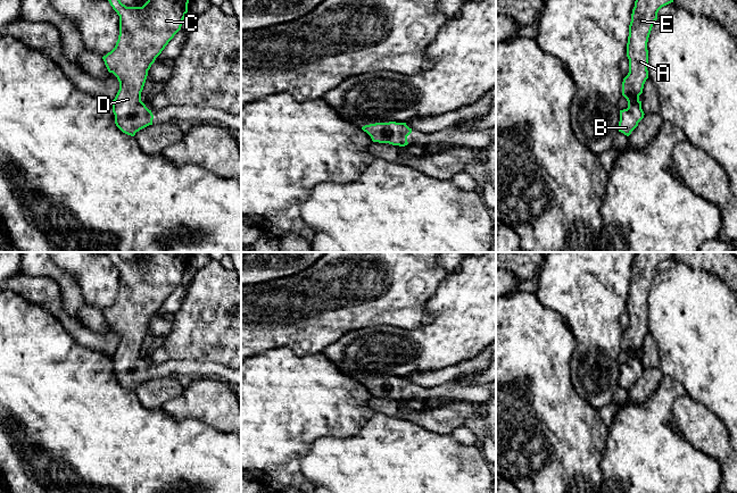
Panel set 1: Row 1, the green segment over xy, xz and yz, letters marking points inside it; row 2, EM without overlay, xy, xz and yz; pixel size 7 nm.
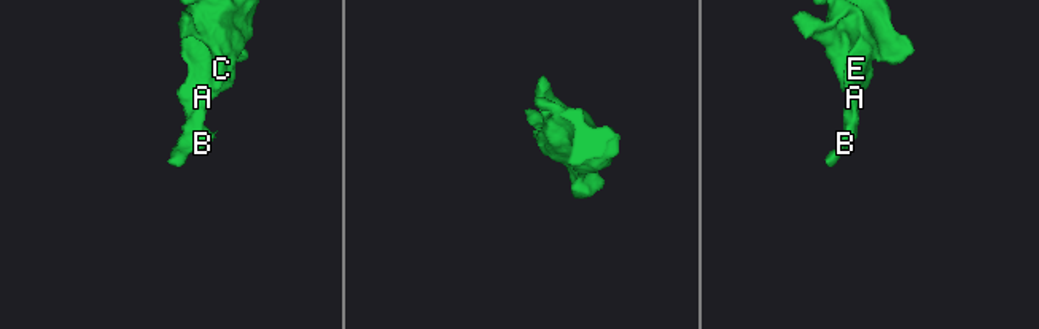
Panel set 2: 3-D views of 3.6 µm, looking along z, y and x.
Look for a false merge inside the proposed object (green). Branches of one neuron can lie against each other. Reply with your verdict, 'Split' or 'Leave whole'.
Leave whole

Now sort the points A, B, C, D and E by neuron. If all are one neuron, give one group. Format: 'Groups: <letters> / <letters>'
Groups: A B C D E

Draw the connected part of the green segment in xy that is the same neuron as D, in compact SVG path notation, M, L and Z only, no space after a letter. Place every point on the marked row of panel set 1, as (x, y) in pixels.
M121 0L108 1L119 16L116 45L102 57L108 72L119 82L119 90L111 101L113 112L116 126L123 133L134 136L140 129L152 125L154 115L141 101L141 92L151 65L181 30L189 0L148 0L142 7L126 7Z

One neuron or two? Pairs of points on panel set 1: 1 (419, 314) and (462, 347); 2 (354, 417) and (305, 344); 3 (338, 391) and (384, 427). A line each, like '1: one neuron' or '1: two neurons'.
1: two neurons
2: two neurons
3: two neurons

